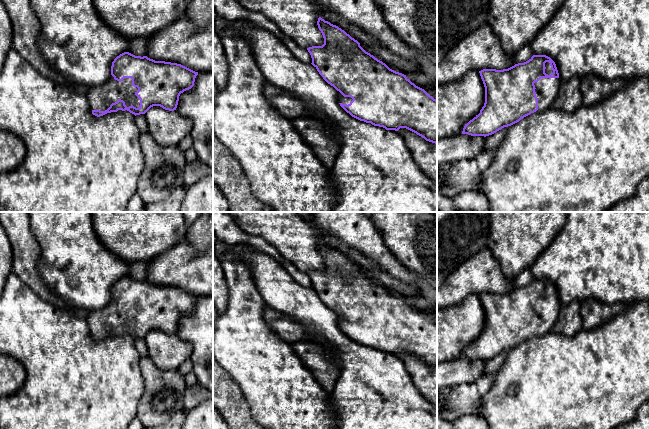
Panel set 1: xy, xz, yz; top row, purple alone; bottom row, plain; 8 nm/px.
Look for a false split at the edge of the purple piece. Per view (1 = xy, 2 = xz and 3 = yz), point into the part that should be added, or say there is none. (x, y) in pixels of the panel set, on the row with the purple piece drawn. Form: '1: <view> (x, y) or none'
1: xy (100, 97)
2: xz (341, 99)
3: yz (547, 89)

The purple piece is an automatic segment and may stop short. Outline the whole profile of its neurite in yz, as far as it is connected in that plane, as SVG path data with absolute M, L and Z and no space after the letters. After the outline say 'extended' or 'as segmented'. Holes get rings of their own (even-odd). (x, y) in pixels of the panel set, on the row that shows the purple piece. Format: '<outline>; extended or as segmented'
M533 55L528 61L508 69L483 69L479 73L485 87L485 103L480 113L463 128L462 134L471 136L492 135L531 113L551 107L561 83L555 62L546 55Z; extended

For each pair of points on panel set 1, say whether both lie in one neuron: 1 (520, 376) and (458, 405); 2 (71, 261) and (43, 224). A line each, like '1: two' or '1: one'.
1: two
2: one

